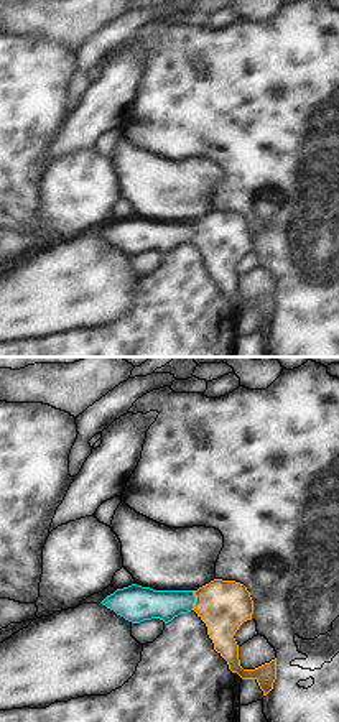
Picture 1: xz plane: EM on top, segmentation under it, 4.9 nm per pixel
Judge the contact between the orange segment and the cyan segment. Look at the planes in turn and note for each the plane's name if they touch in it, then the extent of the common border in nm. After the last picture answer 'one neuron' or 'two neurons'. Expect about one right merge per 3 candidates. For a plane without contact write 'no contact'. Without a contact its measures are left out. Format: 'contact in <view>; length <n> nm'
contact in xz; length 100 nm

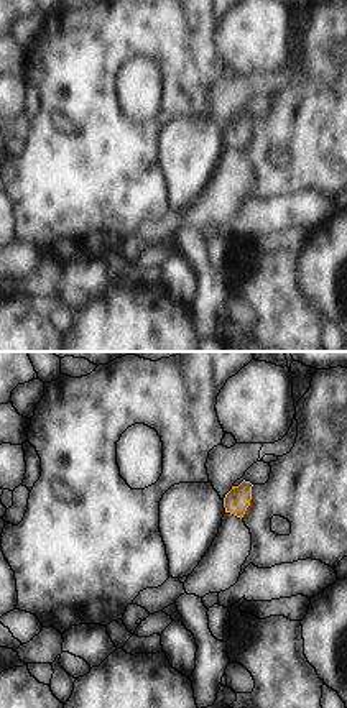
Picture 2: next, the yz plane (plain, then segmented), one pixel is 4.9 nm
no contact

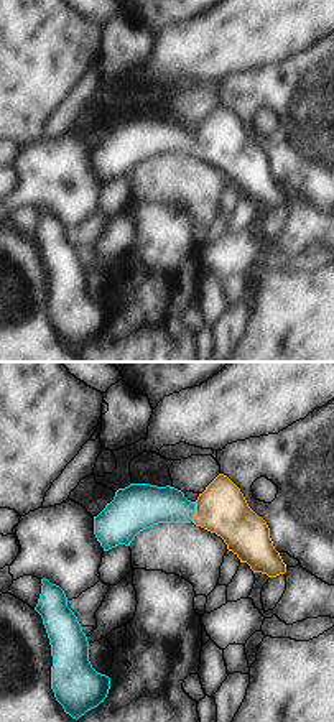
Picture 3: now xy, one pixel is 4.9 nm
contact in xy; length 100 nm

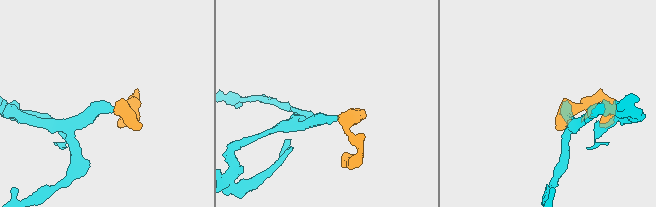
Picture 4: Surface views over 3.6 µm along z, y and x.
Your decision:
one neuron

